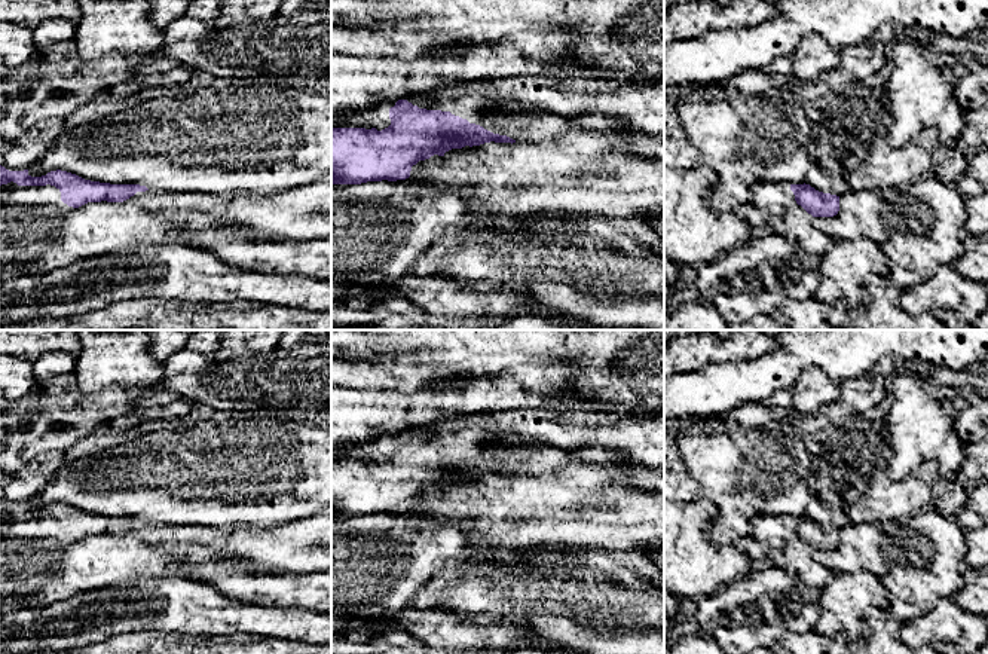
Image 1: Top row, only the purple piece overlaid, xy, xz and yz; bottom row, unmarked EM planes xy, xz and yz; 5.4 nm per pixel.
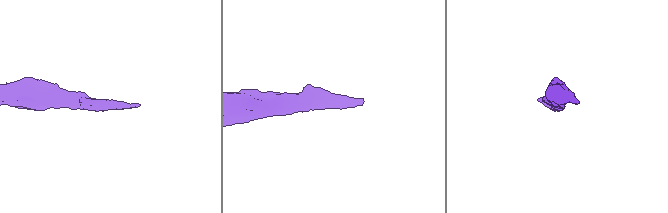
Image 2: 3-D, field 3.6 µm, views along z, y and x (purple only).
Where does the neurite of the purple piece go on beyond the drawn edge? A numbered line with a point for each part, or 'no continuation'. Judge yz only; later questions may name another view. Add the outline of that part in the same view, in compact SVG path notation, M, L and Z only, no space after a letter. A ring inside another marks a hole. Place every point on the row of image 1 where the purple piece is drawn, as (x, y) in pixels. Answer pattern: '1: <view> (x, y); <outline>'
1: yz (773, 199); M755 181L752 186L752 204L765 217L783 217L796 204L790 186L786 183Z

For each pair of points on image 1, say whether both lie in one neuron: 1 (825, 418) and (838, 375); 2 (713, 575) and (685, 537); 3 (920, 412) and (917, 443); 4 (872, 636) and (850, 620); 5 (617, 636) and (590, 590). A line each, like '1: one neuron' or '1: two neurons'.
1: two neurons
2: one neuron
3: one neuron
4: two neurons
5: one neuron

